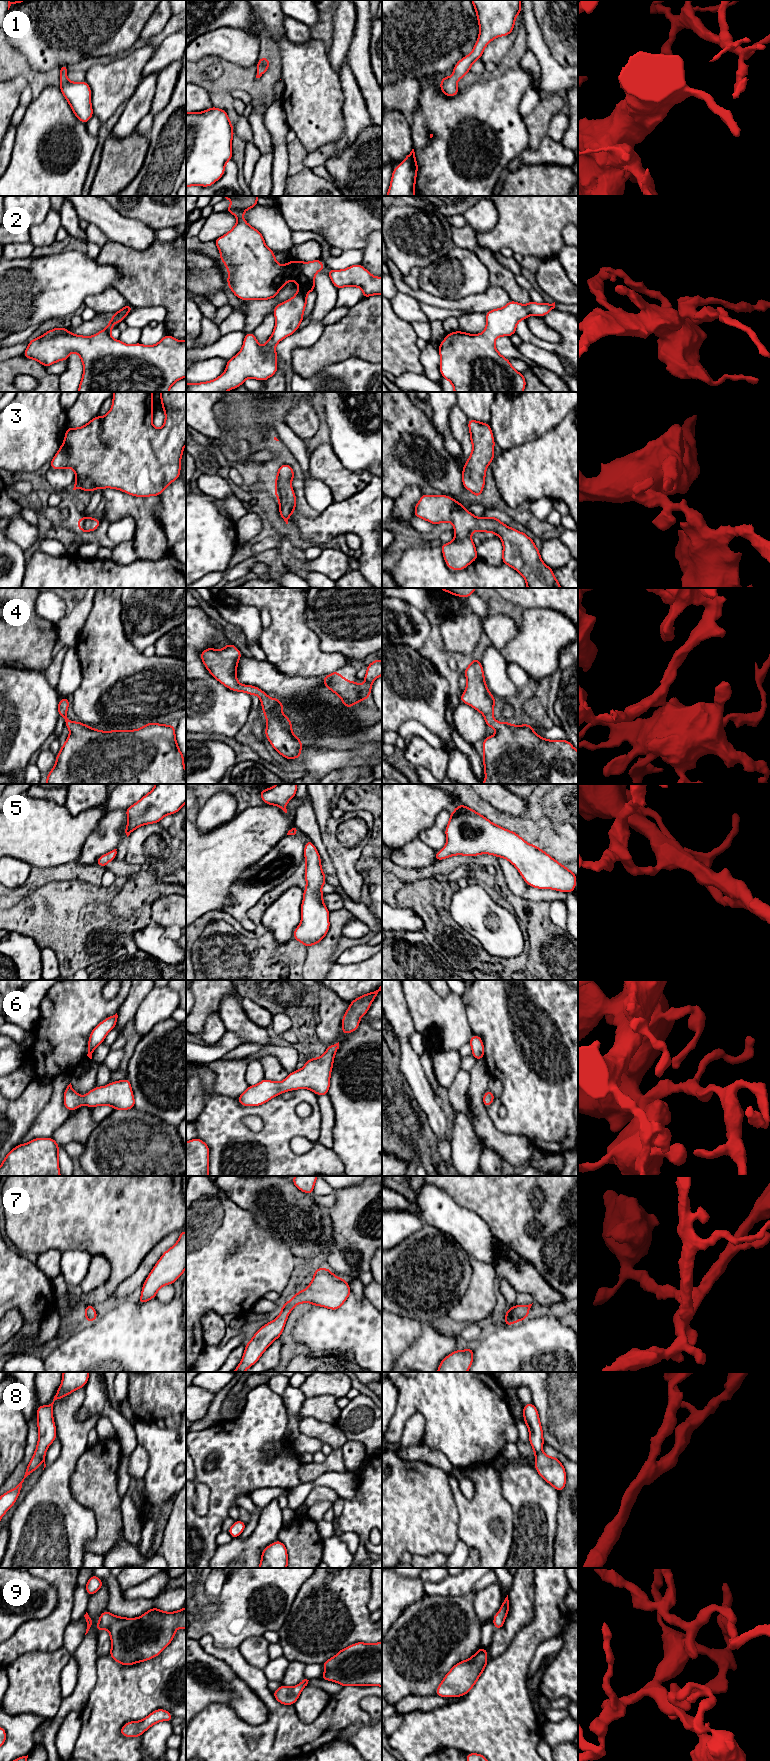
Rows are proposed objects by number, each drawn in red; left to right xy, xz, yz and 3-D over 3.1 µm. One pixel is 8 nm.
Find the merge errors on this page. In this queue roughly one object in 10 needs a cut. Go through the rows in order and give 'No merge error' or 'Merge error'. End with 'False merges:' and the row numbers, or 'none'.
1: No merge error
2: No merge error
3: No merge error
4: No merge error
5: No merge error
6: No merge error
7: No merge error
8: No merge error
9: No merge error
False merges: none

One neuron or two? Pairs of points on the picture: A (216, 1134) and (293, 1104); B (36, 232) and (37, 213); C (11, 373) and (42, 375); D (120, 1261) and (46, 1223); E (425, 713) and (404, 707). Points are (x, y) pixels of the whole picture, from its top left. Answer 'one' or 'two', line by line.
A: one
B: two
C: one
D: one
E: one

